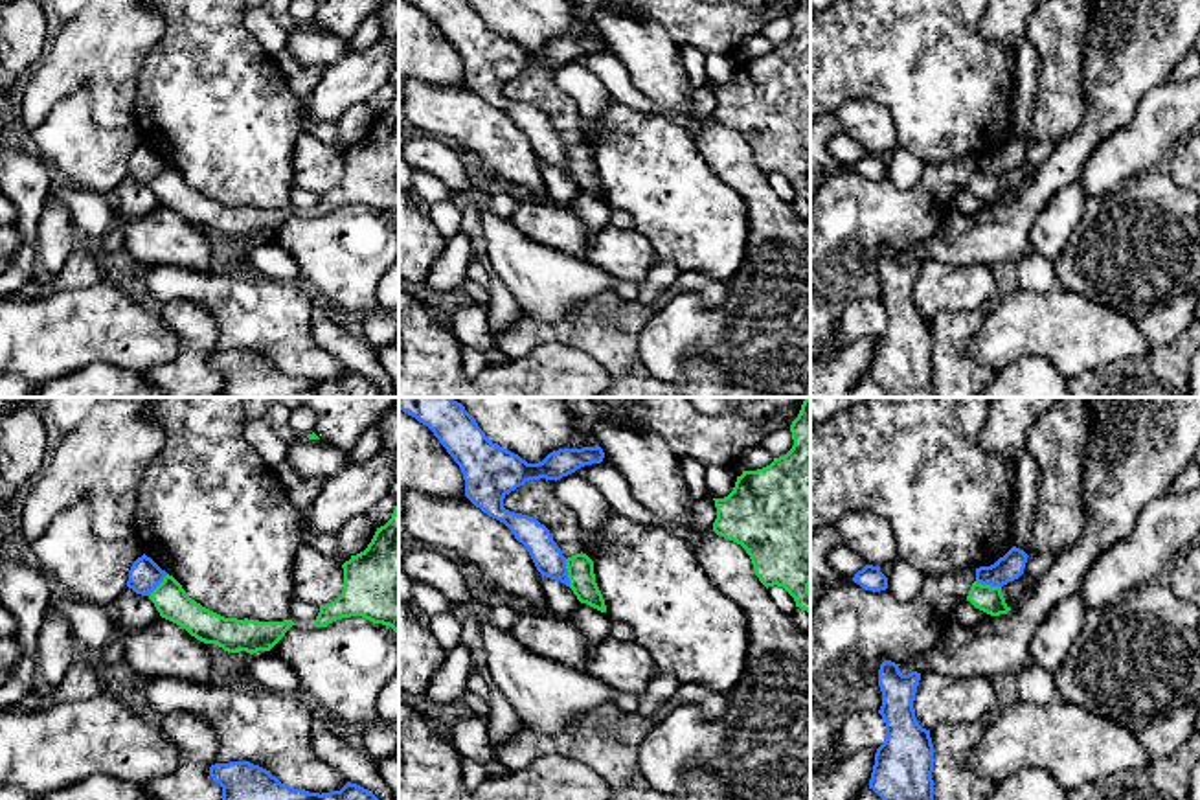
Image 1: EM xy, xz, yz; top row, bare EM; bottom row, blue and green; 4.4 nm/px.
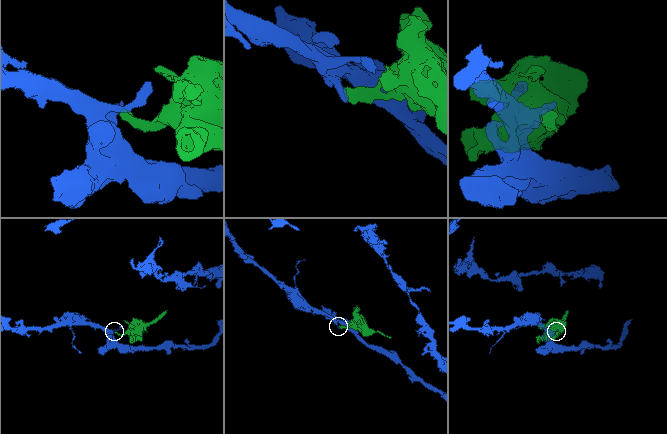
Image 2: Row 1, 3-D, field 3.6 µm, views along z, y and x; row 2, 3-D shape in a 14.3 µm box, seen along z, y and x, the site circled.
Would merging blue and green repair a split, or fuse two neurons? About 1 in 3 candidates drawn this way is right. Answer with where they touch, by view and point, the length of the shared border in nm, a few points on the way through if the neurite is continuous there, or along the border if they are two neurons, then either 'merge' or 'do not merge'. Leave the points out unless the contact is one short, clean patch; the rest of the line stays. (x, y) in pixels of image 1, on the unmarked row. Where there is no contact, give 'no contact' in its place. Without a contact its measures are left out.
xz (566, 160) | 120 nm | along xz (565, 148), (570, 173) | do not merge

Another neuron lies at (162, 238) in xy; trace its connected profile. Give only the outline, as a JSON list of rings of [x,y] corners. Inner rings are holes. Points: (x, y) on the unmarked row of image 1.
[[[165,206],[129,223],[123,248],[149,267],[171,265],[191,272],[213,272],[208,234]]]

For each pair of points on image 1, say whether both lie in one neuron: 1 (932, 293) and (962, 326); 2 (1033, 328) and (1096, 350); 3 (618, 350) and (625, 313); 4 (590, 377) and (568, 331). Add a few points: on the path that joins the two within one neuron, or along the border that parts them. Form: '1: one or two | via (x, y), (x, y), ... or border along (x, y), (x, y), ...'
1: two | border along (980, 306), (969, 311), (939, 311), (930, 319)
2: one | via (1048, 328), (1068, 328), (1081, 335)
3: one | via (618, 341), (620, 322)
4: two | border along (539, 346), (561, 342), (579, 348), (609, 376)

